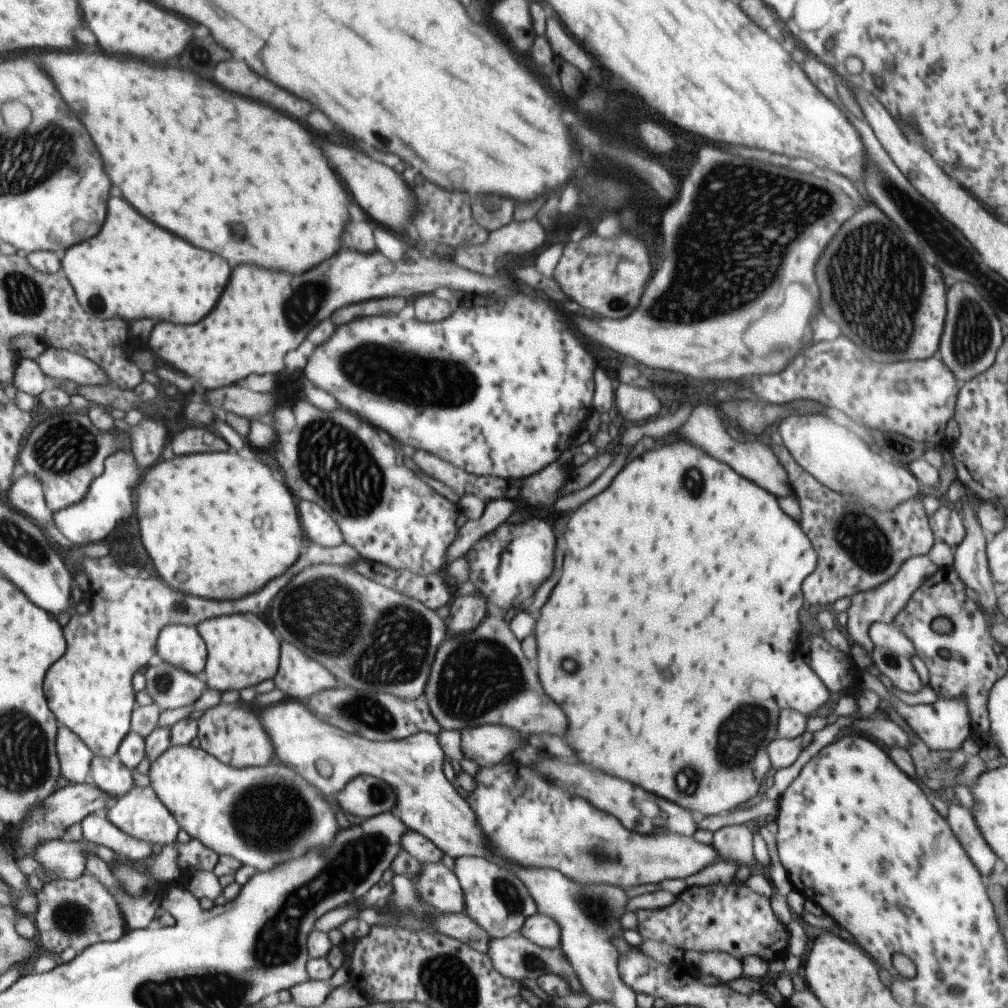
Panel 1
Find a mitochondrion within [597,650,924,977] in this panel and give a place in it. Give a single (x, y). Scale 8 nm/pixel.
(740, 738)

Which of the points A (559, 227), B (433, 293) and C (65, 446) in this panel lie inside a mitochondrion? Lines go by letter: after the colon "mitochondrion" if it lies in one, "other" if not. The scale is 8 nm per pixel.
A: other
B: other
C: mitochondrion

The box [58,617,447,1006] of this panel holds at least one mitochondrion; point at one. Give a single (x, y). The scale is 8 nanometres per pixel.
(271, 816)

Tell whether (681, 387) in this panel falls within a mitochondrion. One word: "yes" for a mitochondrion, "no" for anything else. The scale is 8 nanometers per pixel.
no

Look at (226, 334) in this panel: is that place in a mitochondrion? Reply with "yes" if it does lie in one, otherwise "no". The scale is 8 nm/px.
no

